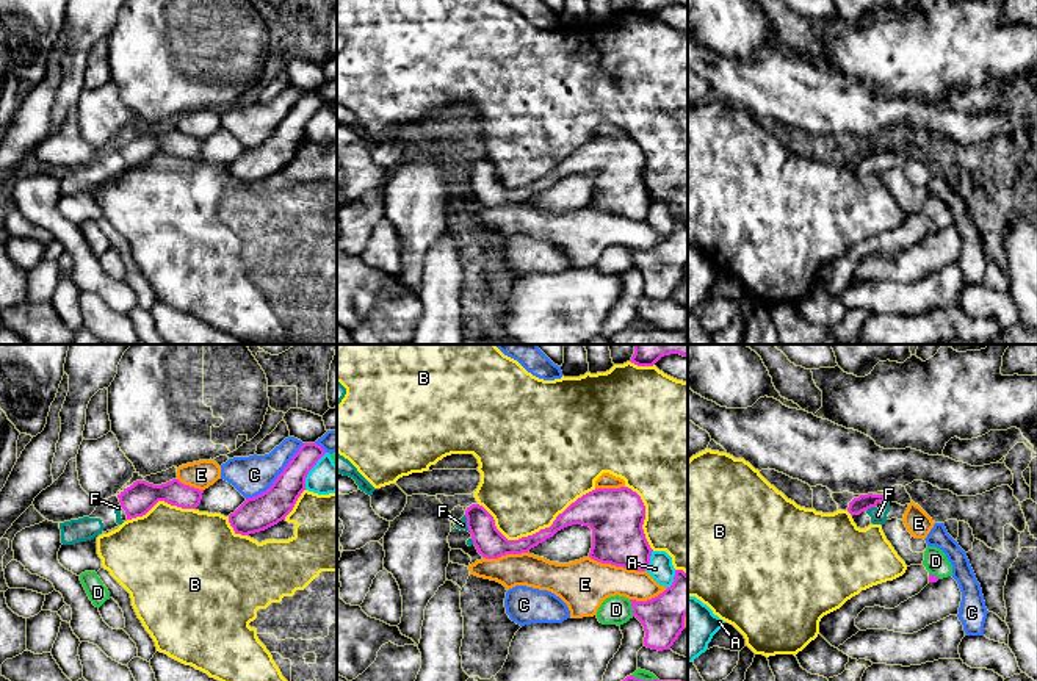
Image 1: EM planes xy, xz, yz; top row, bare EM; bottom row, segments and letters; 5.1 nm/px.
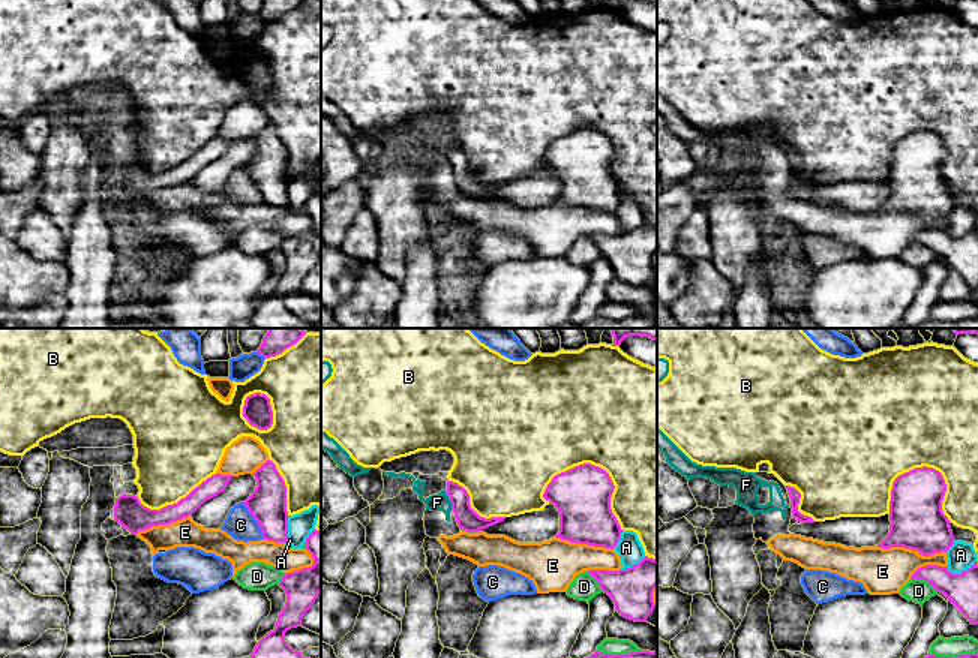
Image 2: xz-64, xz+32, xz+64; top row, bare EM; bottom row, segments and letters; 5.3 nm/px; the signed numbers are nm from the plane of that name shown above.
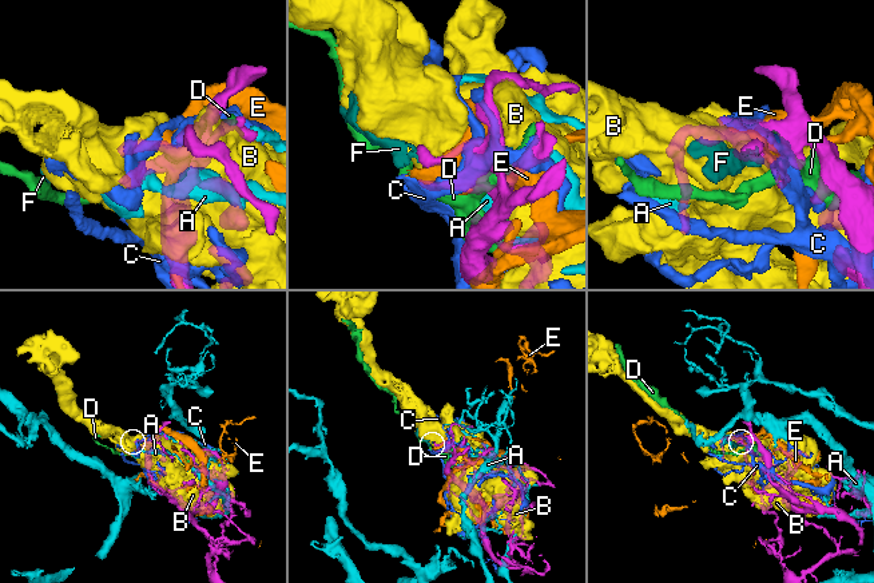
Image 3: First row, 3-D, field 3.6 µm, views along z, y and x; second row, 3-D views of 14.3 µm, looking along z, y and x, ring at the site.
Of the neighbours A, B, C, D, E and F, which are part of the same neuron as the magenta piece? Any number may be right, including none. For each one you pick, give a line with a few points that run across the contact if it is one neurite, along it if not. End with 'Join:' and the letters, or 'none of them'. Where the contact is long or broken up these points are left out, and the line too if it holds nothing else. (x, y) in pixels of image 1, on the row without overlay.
Join: none of them

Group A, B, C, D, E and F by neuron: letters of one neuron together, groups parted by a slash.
A / B / C / D / E F

